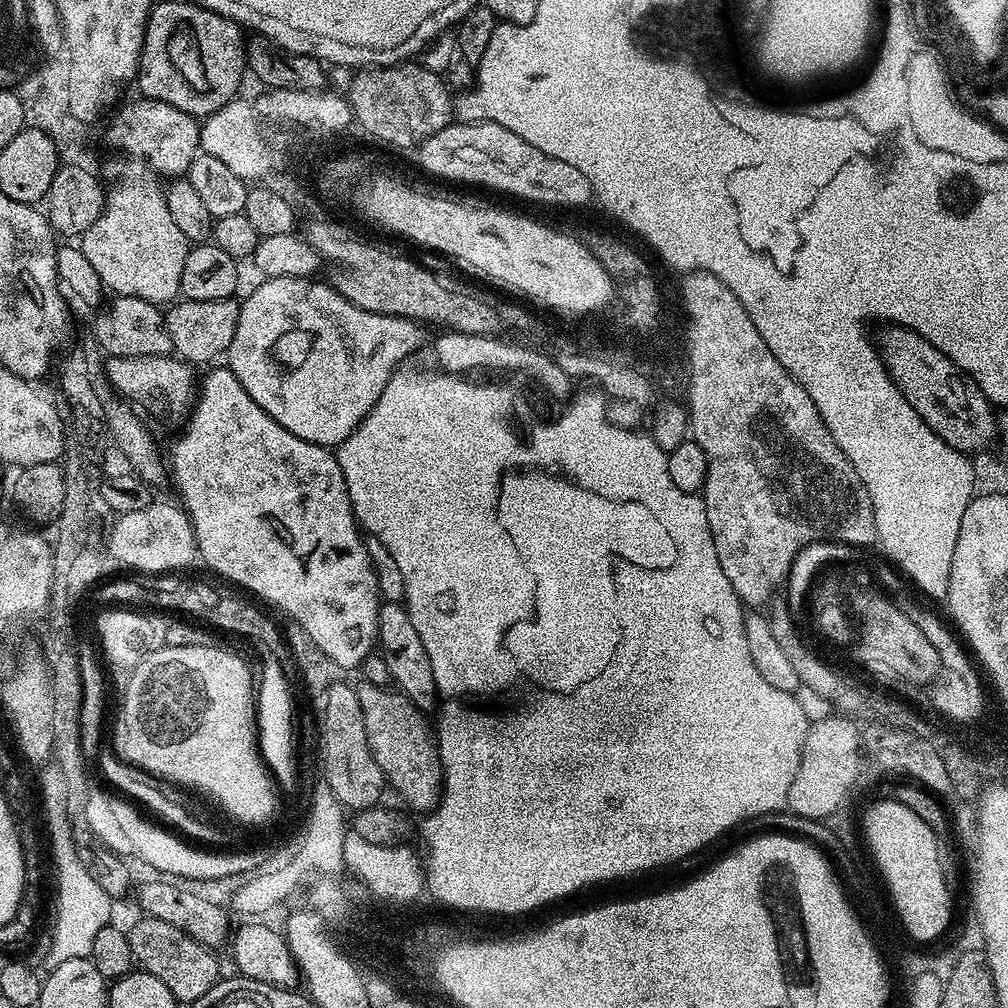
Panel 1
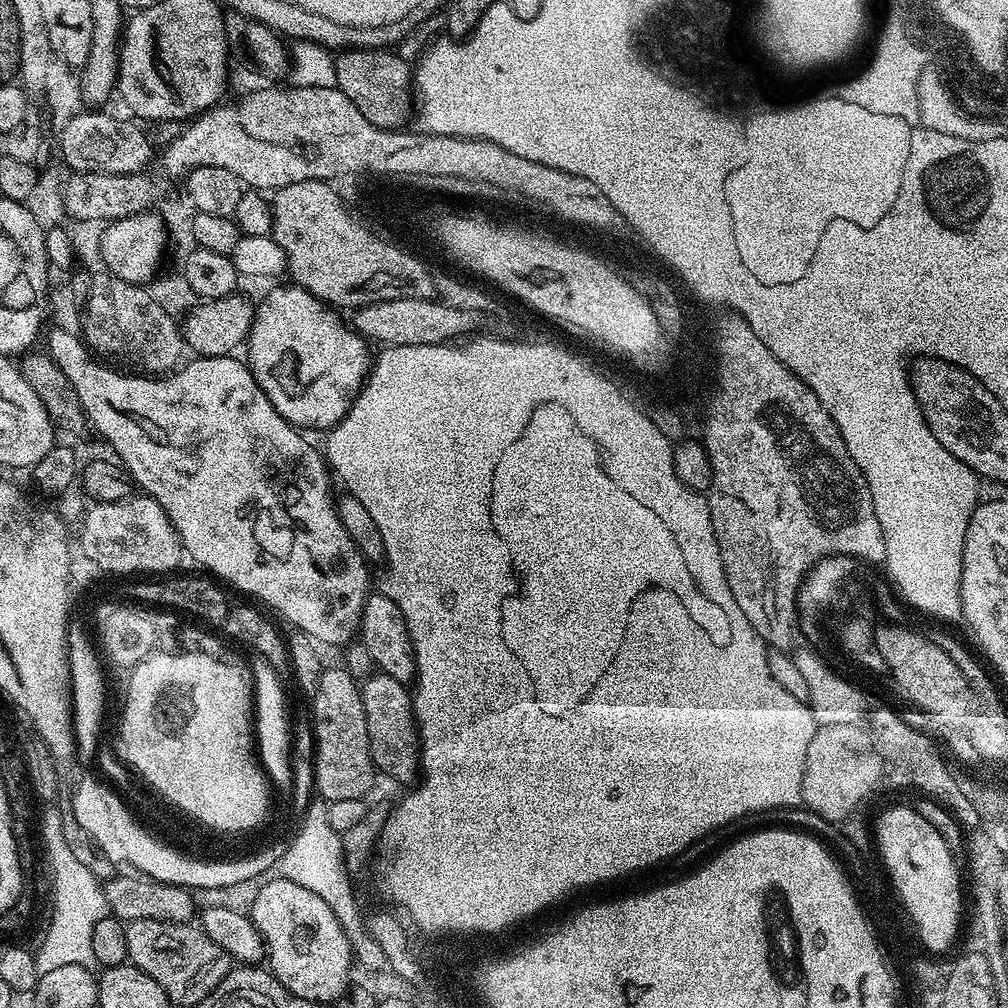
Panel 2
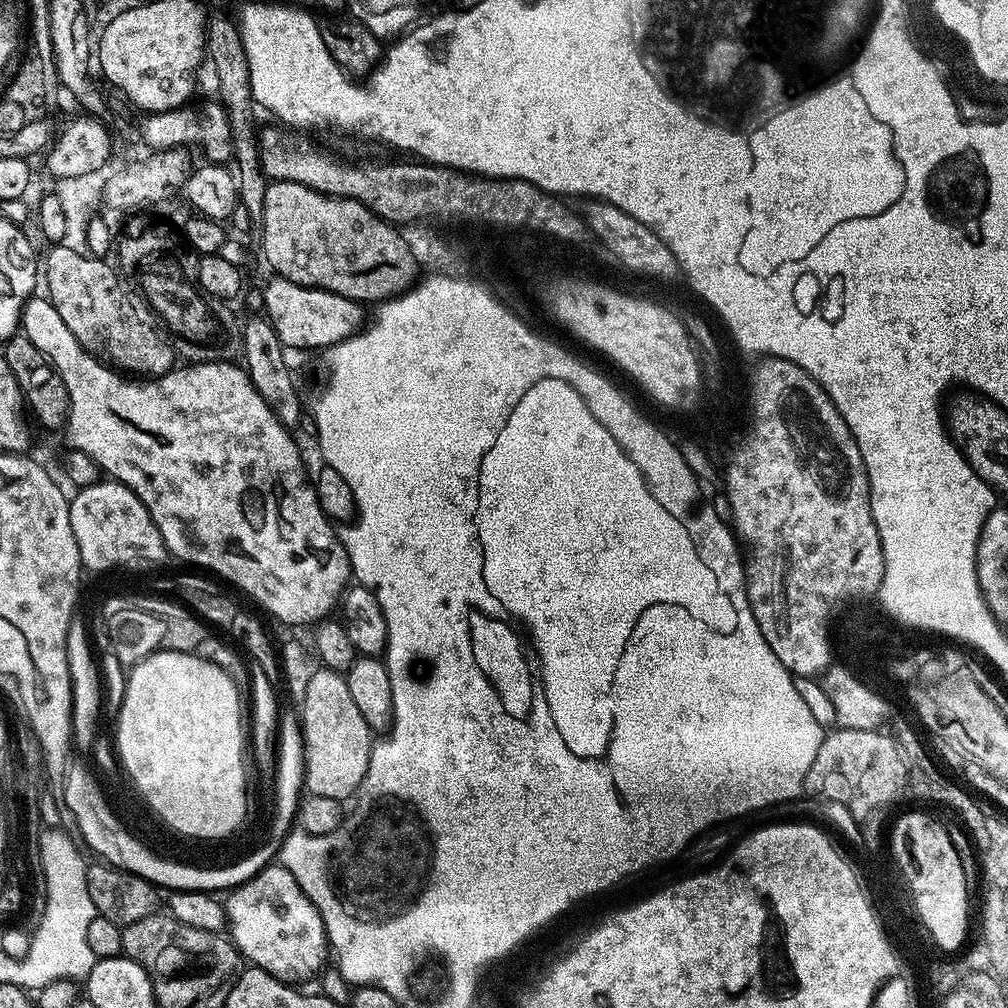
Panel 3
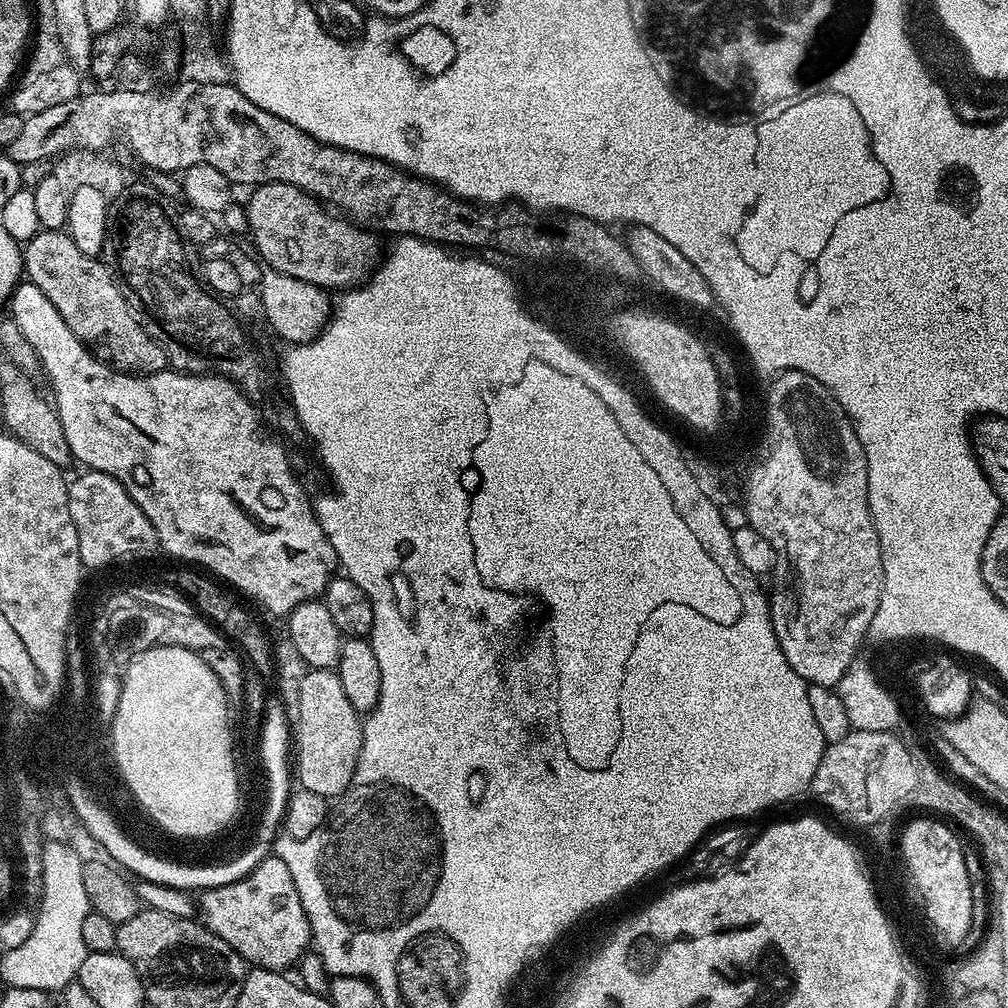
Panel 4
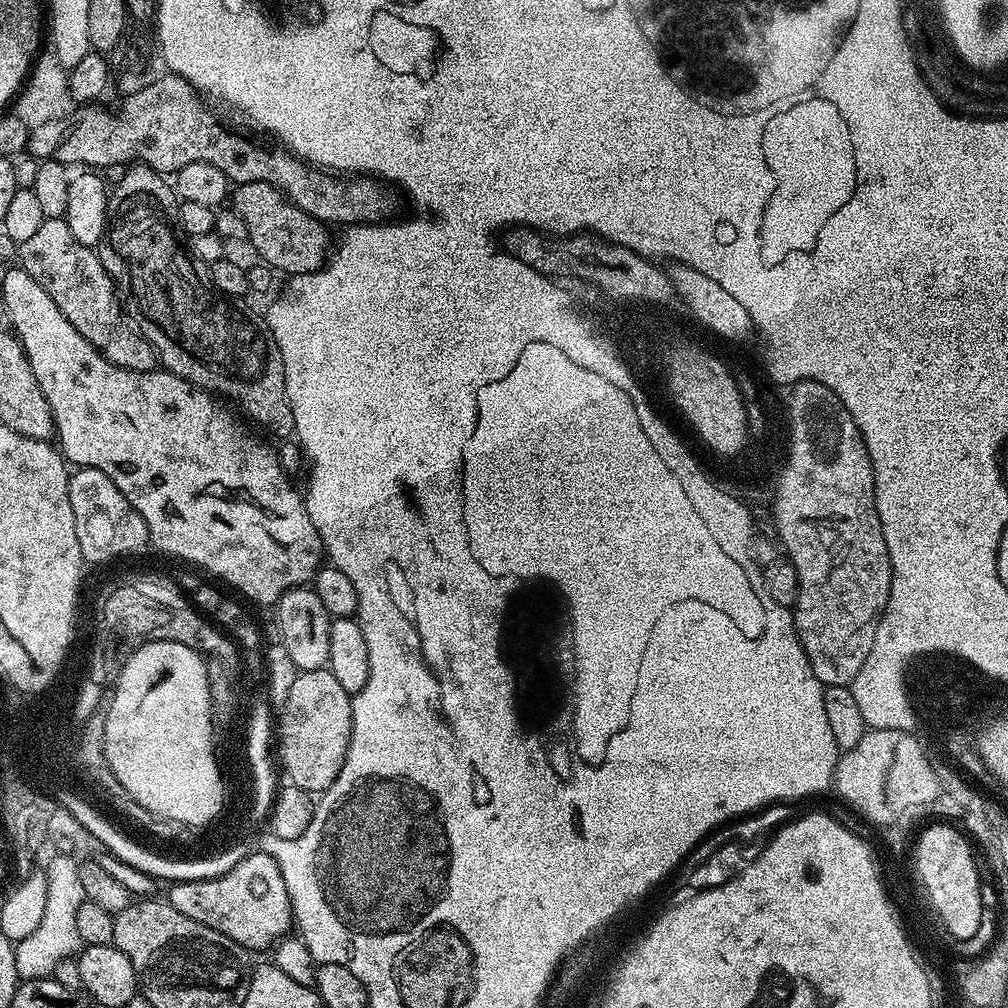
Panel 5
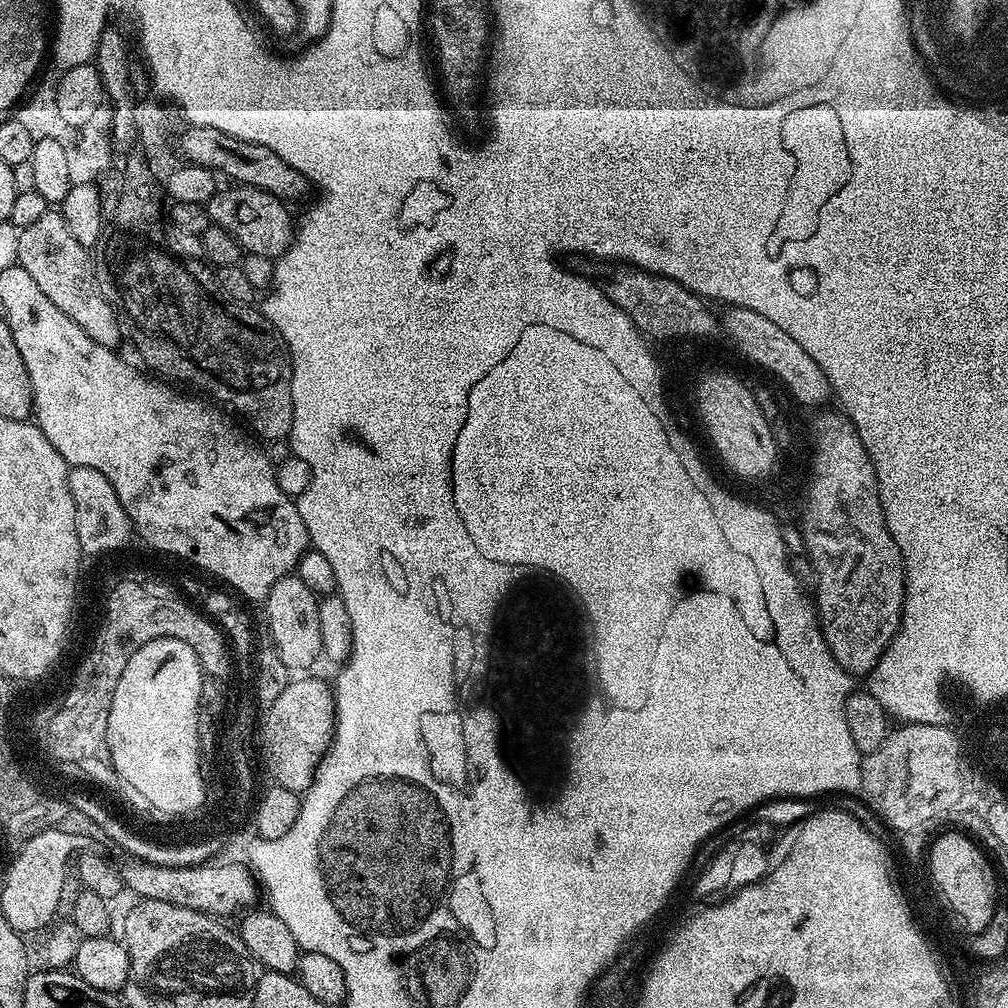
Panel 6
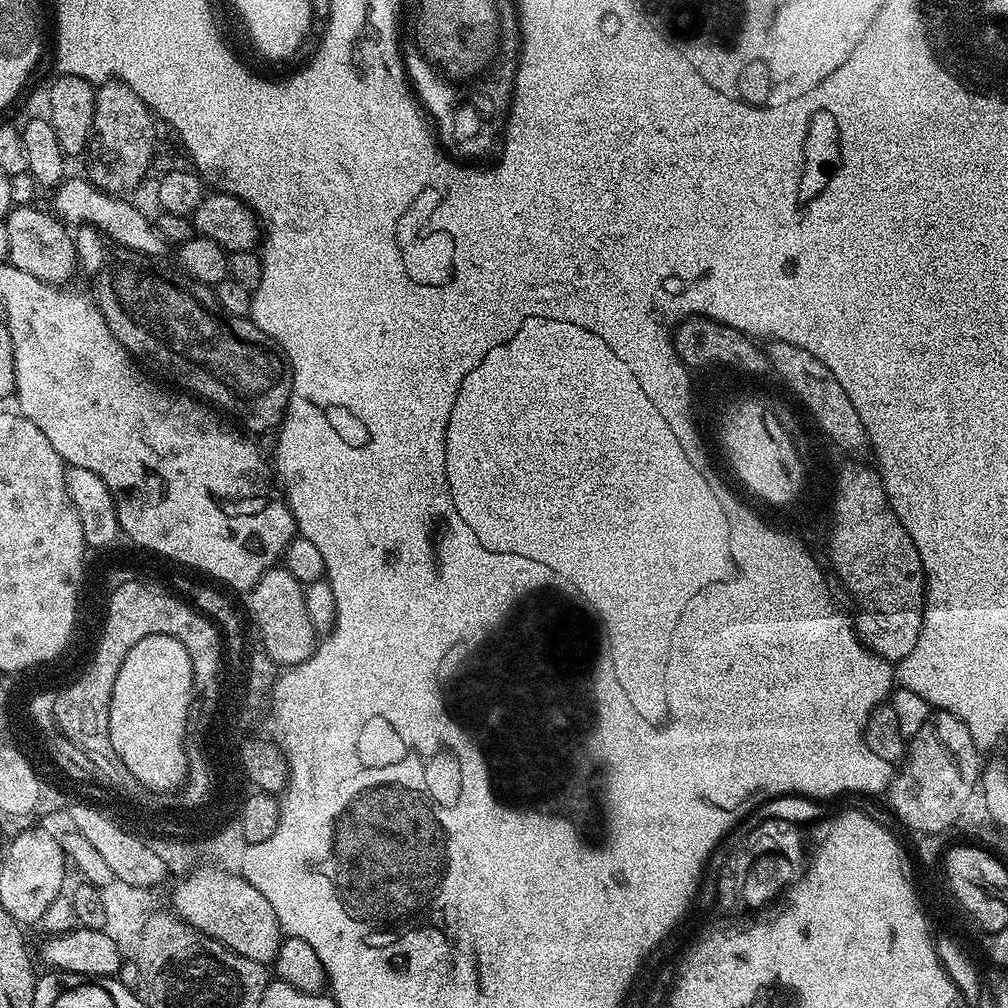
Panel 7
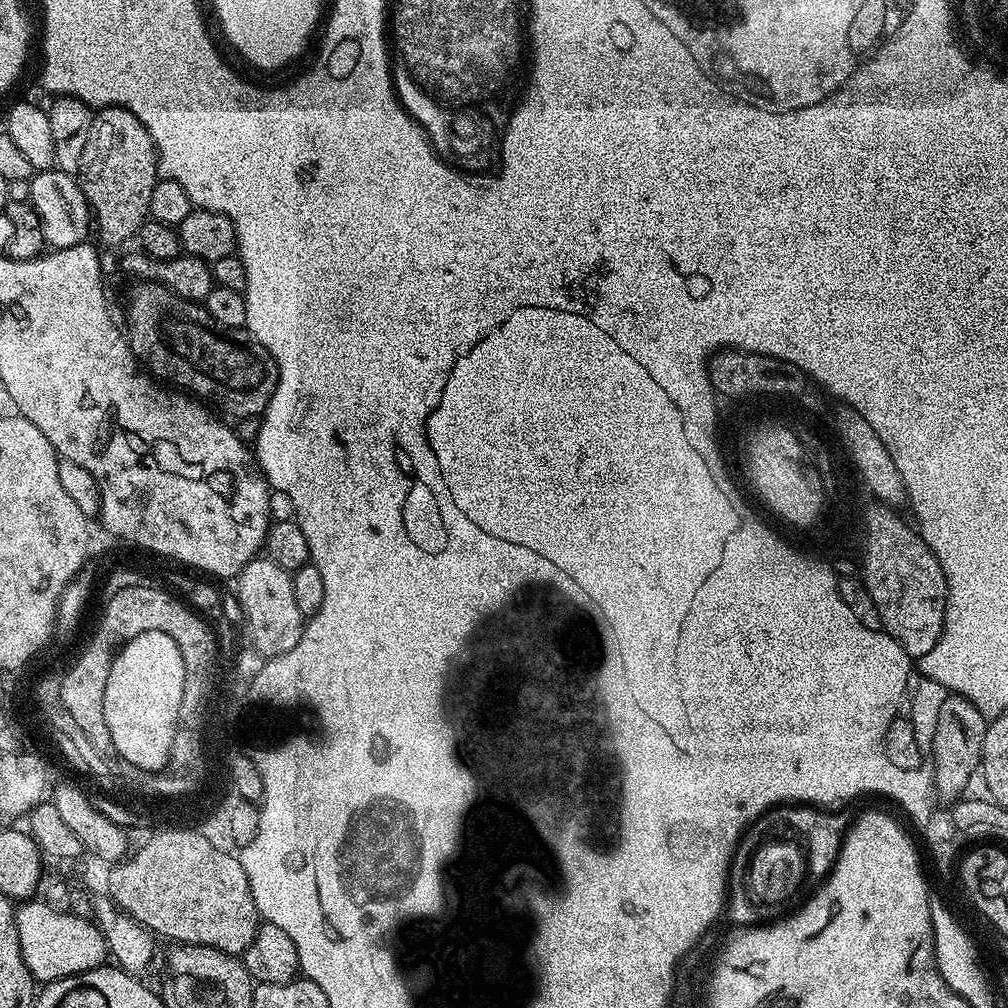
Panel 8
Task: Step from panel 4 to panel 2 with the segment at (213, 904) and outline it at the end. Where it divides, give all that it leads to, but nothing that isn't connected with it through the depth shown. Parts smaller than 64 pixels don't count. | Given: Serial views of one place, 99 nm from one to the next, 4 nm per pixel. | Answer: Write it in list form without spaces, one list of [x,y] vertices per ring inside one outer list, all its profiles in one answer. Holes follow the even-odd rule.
[[[276,878],[265,879],[256,888],[256,897],[252,902],[250,915],[254,926],[262,934],[266,945],[266,964],[276,981],[283,988],[288,988],[298,998],[313,1000],[318,1006],[332,1004],[335,1000],[343,1001],[349,993],[350,977],[354,967],[352,948],[348,945],[349,933],[340,919],[314,894],[314,890],[306,890],[306,886],[298,886],[298,882]]]

